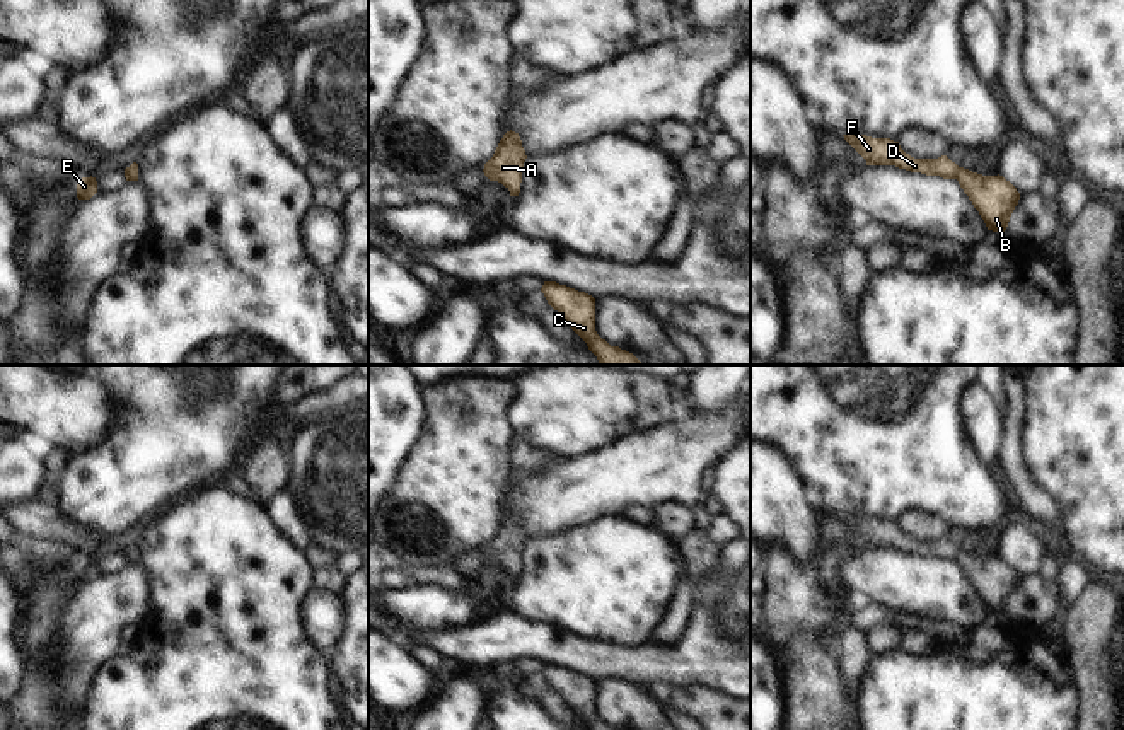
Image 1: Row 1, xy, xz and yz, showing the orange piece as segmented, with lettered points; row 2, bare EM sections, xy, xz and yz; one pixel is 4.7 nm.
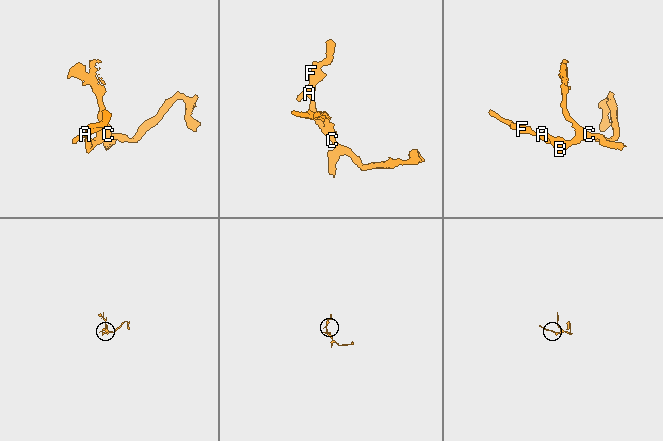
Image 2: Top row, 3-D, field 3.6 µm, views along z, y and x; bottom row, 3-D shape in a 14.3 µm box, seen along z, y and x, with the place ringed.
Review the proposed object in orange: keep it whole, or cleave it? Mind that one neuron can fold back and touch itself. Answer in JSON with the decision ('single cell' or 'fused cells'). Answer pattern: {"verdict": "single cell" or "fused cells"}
{"verdict": "single cell"}

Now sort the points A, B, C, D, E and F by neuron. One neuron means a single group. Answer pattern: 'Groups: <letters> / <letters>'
Groups: A B C D E F.

